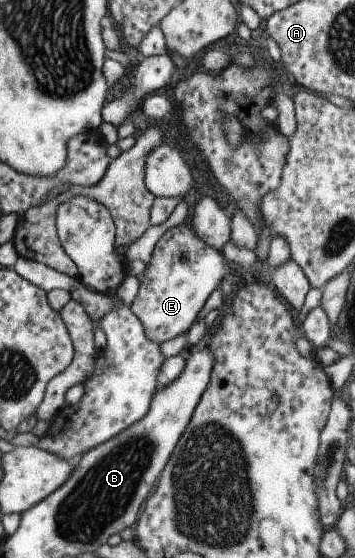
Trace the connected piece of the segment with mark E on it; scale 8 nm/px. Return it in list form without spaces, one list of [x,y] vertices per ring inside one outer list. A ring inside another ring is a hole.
[[[186,219],[160,235],[142,273],[129,308],[140,322],[146,339],[160,344],[187,331],[208,295],[220,285],[221,279],[233,276],[234,269],[228,265],[220,249],[208,247],[194,235],[190,220]]]

